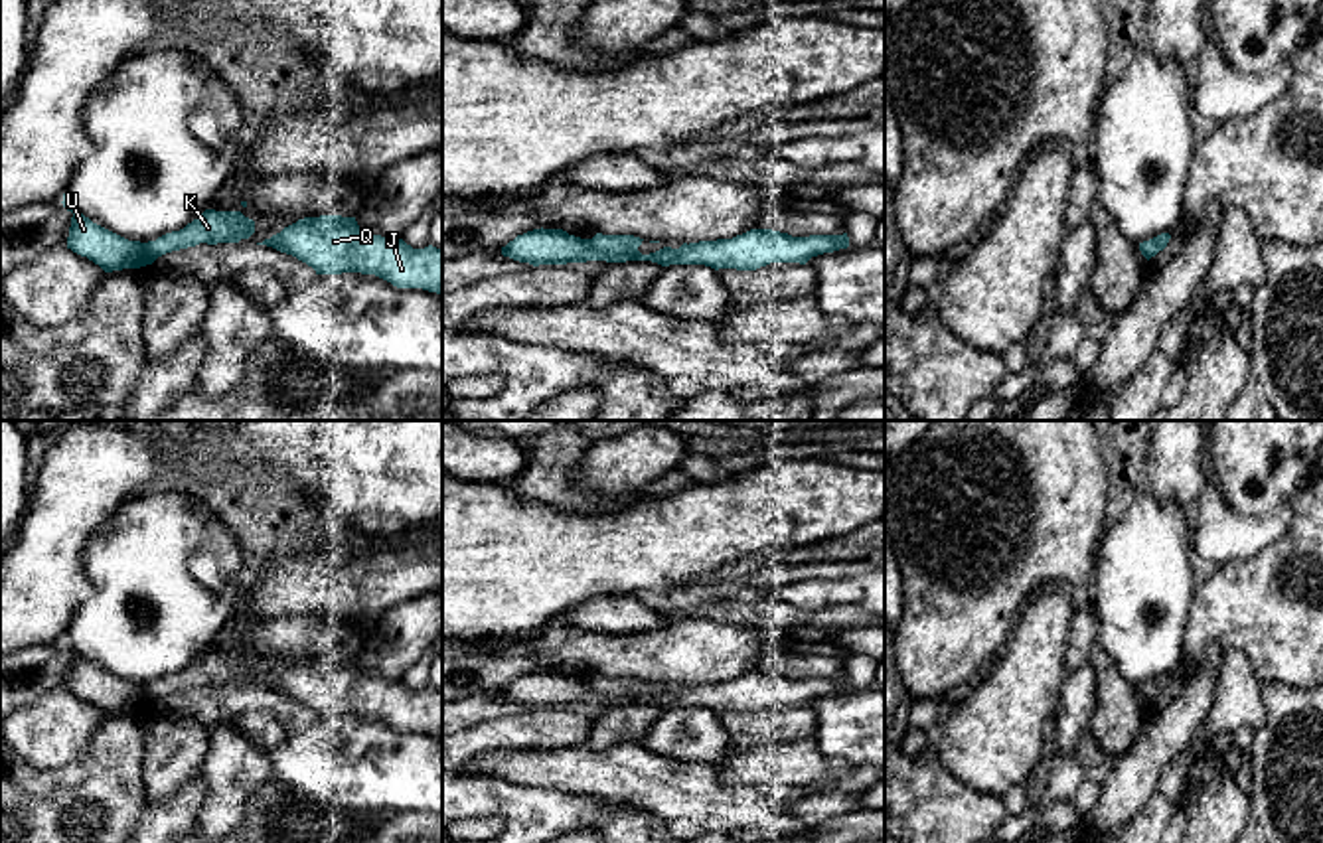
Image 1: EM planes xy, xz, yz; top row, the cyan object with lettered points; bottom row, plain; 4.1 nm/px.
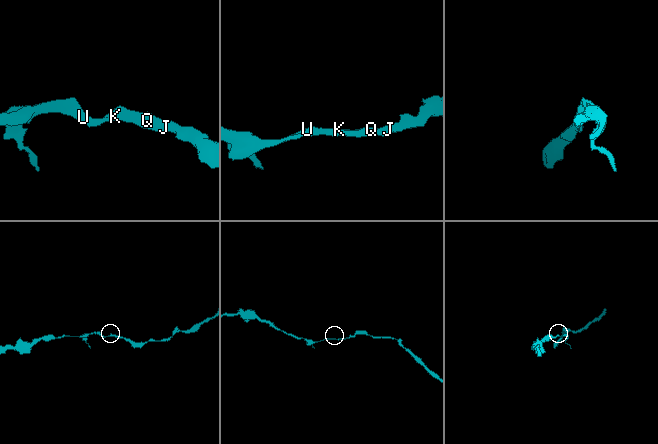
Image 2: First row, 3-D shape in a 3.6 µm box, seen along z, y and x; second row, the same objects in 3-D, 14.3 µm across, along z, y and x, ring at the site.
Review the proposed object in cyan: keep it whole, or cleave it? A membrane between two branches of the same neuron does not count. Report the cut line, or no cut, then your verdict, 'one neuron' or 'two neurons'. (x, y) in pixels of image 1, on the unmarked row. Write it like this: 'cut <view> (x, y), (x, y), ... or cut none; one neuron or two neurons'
cut none; one neuron

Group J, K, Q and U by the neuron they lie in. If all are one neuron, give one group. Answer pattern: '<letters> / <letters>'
J K Q U

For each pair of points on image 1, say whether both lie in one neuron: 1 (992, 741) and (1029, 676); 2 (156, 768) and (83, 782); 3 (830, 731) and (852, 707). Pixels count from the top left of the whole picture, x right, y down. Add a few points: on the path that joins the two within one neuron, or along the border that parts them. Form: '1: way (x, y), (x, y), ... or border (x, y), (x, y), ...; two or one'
1: way (1000, 725), (1004, 713), (1021, 691); one
2: border (147, 725), (143, 757), (145, 798); two
3: way (836, 725), (848, 713); one

